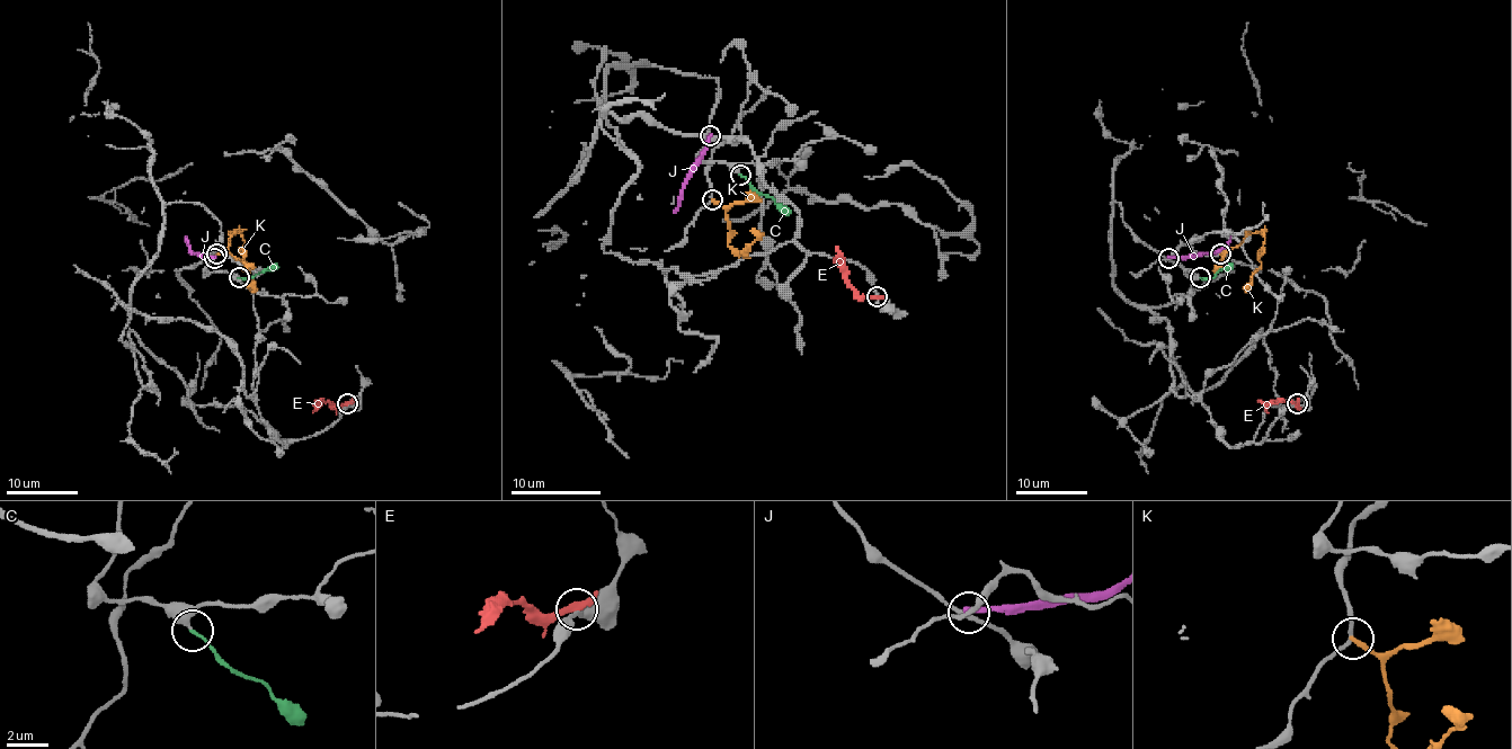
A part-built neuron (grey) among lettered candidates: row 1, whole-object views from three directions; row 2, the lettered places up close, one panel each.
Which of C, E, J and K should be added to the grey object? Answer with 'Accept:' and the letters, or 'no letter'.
Accept: C

